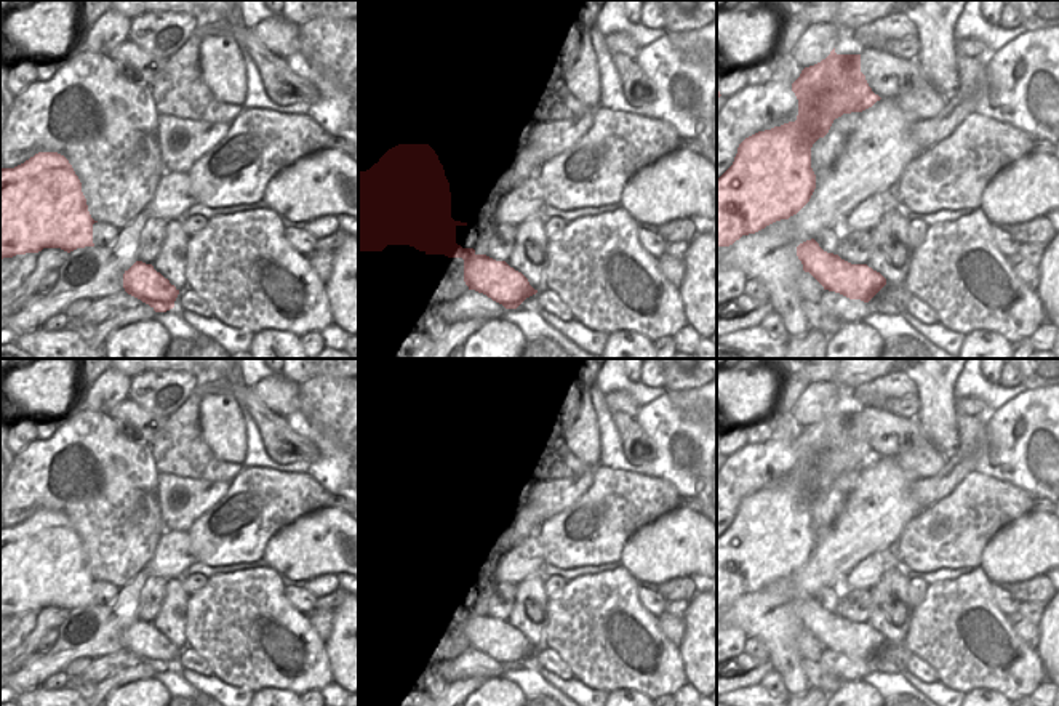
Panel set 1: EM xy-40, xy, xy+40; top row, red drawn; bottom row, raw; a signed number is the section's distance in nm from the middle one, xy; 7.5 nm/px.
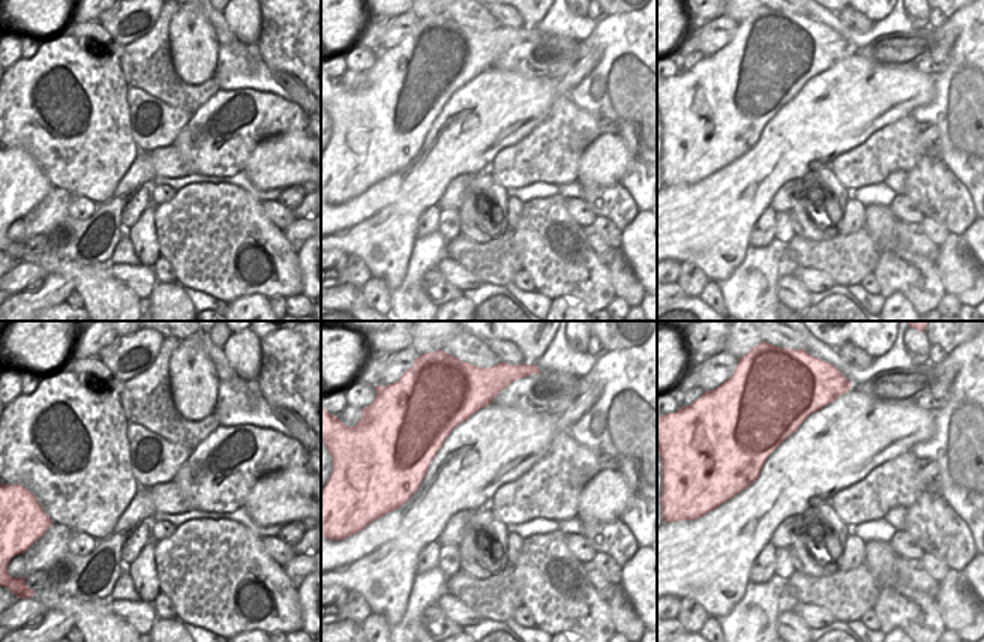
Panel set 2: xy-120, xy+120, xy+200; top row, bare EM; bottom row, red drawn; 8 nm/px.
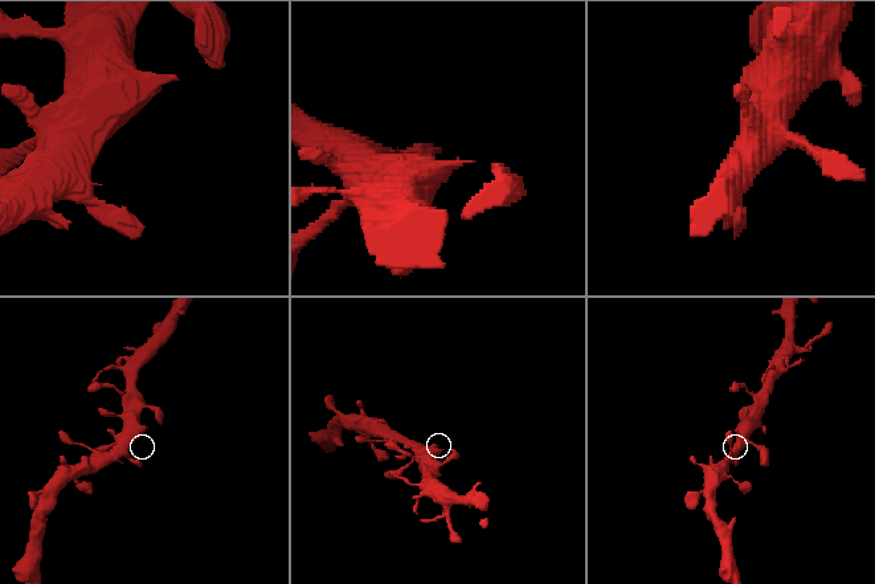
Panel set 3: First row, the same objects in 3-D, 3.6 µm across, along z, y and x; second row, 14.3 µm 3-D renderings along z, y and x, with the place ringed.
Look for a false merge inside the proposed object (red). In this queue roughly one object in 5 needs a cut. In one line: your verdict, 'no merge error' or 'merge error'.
no merge error

